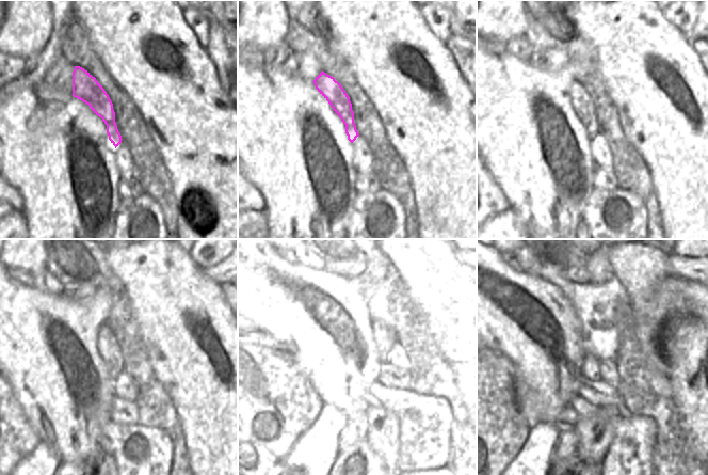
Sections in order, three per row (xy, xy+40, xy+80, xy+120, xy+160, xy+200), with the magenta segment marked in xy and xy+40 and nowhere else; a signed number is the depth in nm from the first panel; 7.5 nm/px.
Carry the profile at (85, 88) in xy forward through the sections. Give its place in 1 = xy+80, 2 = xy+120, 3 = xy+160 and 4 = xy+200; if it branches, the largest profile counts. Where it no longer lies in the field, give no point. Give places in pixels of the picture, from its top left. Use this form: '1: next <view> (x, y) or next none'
1: next xy+80 (581, 103)
2: next xy+120 (107, 344)
3: next xy+160 (350, 358)
4: next xy+200 (590, 368)

